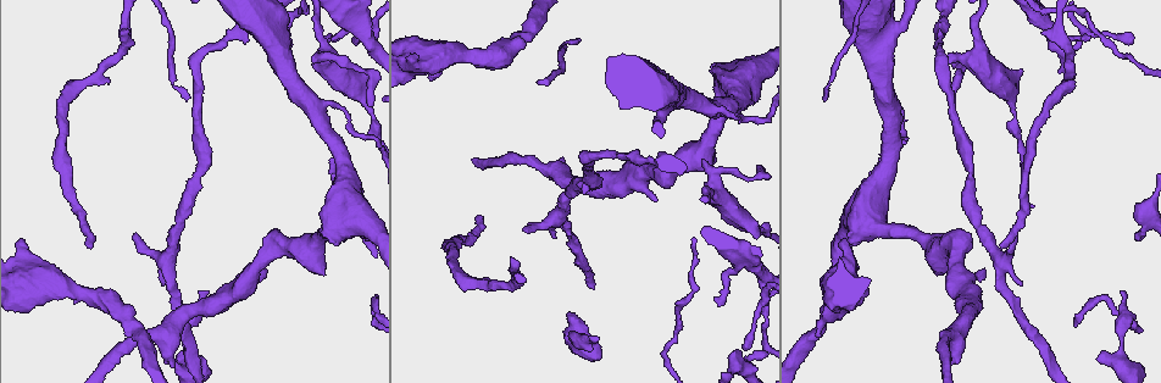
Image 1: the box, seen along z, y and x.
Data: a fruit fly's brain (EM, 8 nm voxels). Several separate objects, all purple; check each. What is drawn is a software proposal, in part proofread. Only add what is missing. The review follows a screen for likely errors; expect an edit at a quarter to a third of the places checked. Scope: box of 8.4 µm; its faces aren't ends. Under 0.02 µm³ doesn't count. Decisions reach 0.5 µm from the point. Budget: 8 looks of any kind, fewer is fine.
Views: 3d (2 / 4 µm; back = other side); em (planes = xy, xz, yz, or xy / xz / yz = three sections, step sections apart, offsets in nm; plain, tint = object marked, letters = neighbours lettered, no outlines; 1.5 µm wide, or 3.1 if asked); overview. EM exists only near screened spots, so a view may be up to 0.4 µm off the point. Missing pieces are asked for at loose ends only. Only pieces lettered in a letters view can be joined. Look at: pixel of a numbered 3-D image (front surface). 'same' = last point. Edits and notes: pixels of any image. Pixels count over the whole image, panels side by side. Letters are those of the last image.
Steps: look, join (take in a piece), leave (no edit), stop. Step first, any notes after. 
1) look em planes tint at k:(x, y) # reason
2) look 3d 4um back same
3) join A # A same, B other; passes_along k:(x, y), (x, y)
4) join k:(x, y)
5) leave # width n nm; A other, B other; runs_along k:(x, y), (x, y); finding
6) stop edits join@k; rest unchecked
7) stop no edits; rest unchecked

look 3d 2um at 1:(713, 299) # thin end

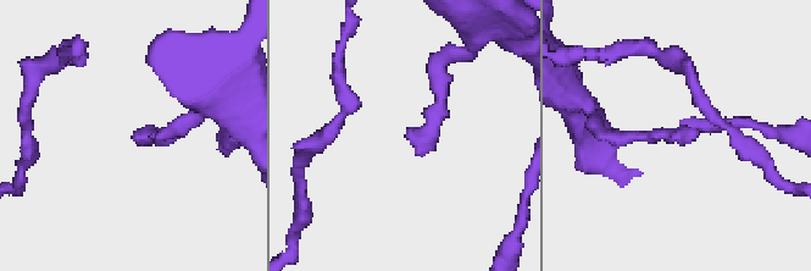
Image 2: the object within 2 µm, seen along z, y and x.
look em xz step 4 tint at 2:(673, 139) # need the tissue

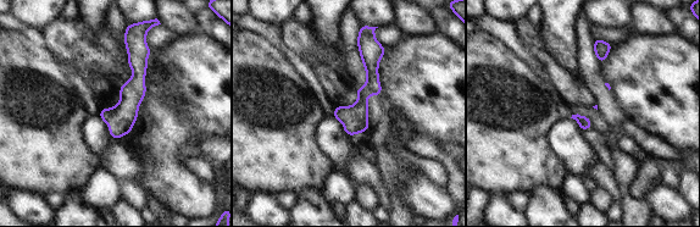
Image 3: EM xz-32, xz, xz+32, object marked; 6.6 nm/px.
look em planes letters same # another direction

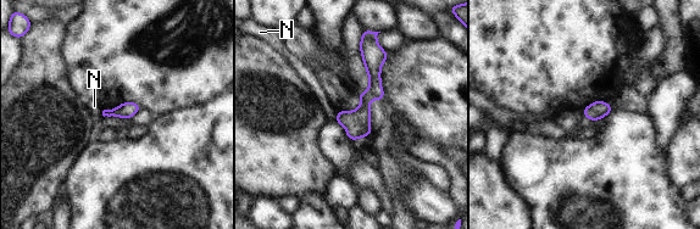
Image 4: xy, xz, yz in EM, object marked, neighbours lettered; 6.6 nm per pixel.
leave # longest_contact N 70 nm; N other; none of them fits

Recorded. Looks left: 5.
look em planes letters at 1:(596, 336) # thin end

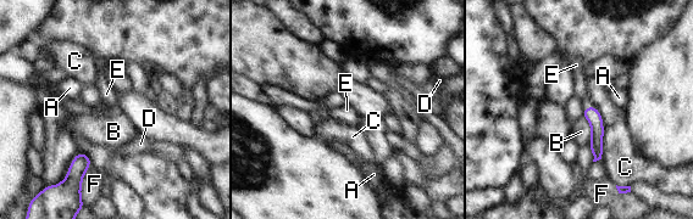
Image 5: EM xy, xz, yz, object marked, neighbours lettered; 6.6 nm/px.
join E # width 100 nm; A other, B other, C other, D other, E same, F other; passes_along 5:(593, 116), (588, 107), (582, 94); it goes on there

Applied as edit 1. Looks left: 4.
look overview

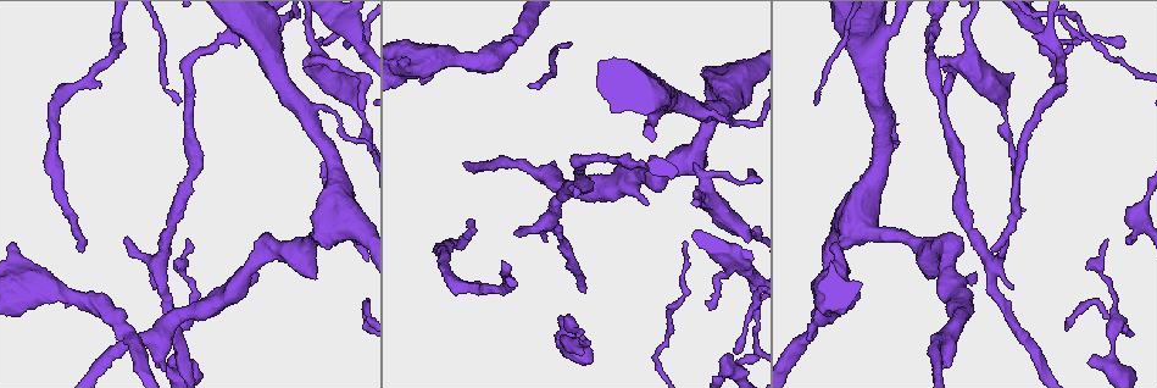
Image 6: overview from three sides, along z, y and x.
look em yz step 4 tint at 6:(82, 252) # long arm stops here

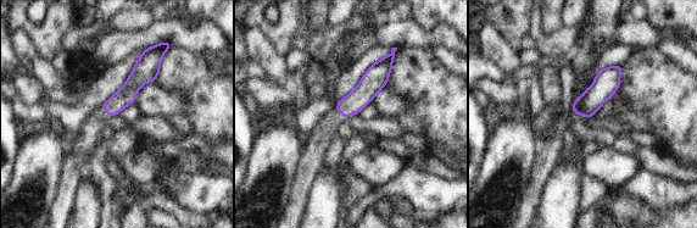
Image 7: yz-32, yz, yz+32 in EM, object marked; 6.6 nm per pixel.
look em planes letters same # another direction

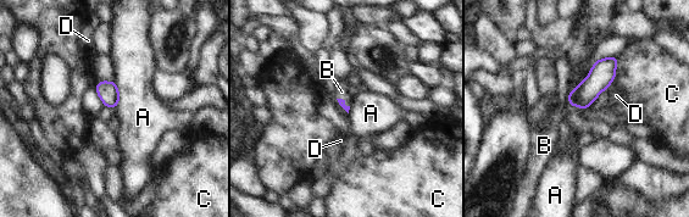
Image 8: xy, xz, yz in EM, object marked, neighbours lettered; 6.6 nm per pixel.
join B # A other, B same, C other, D other; passes_along 8:(600, 77), (574, 105), (549, 133); it goes on there

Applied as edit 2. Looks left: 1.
stop edits join@5, join@8; rest unchecked

